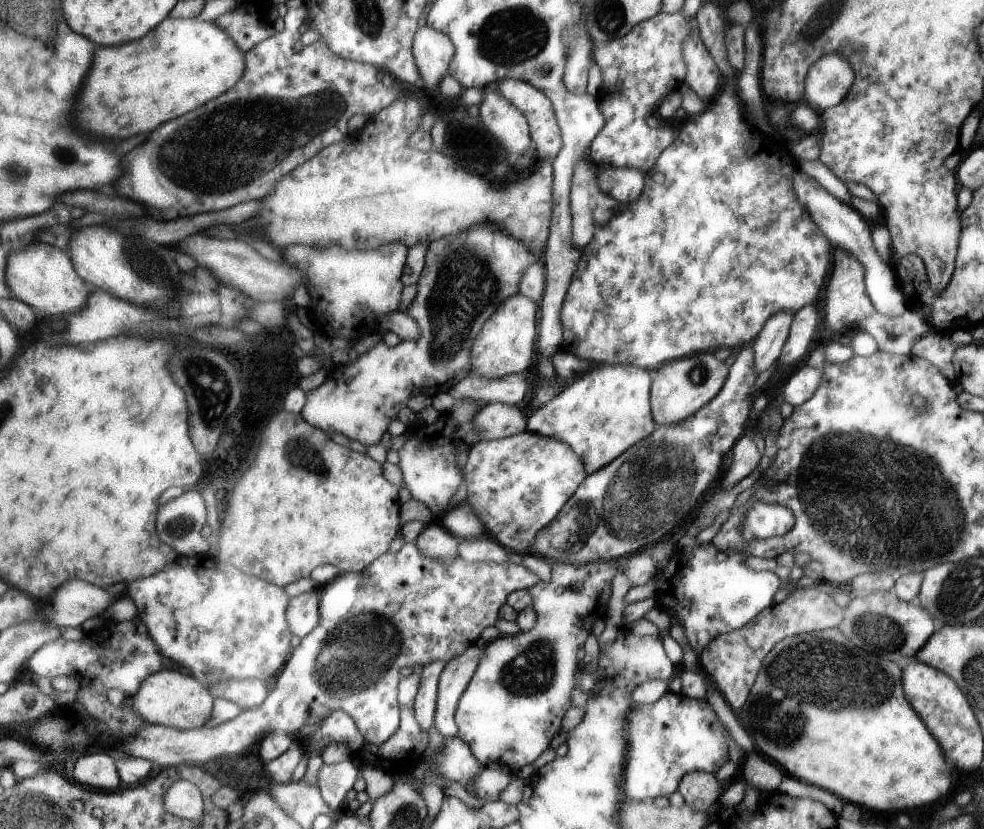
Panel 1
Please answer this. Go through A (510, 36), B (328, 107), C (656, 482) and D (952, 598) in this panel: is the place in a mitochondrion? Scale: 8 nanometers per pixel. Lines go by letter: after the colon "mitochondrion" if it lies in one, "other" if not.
A: mitochondrion
B: mitochondrion
C: mitochondrion
D: mitochondrion

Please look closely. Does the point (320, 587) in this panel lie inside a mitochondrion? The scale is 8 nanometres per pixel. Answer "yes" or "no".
no

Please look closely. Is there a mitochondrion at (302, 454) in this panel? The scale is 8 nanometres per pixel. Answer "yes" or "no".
yes

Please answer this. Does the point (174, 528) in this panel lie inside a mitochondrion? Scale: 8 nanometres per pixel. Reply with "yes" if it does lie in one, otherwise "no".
yes

